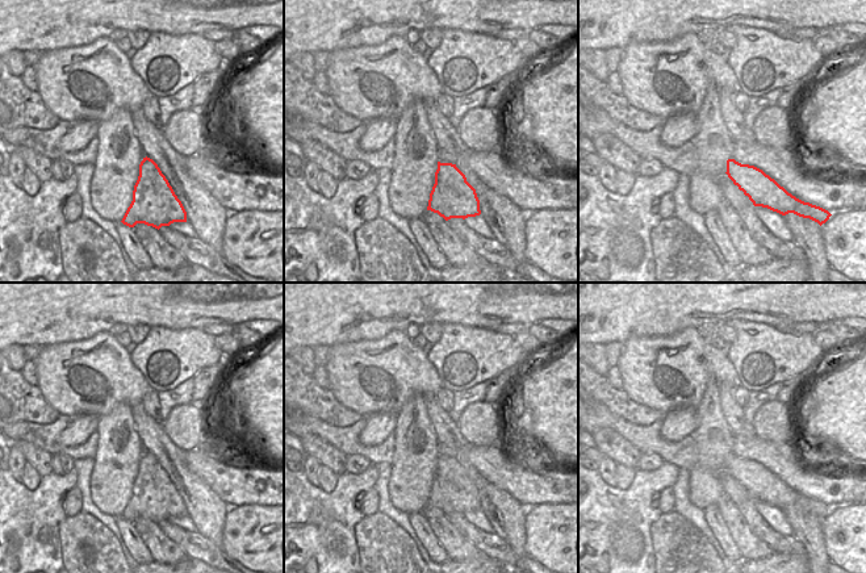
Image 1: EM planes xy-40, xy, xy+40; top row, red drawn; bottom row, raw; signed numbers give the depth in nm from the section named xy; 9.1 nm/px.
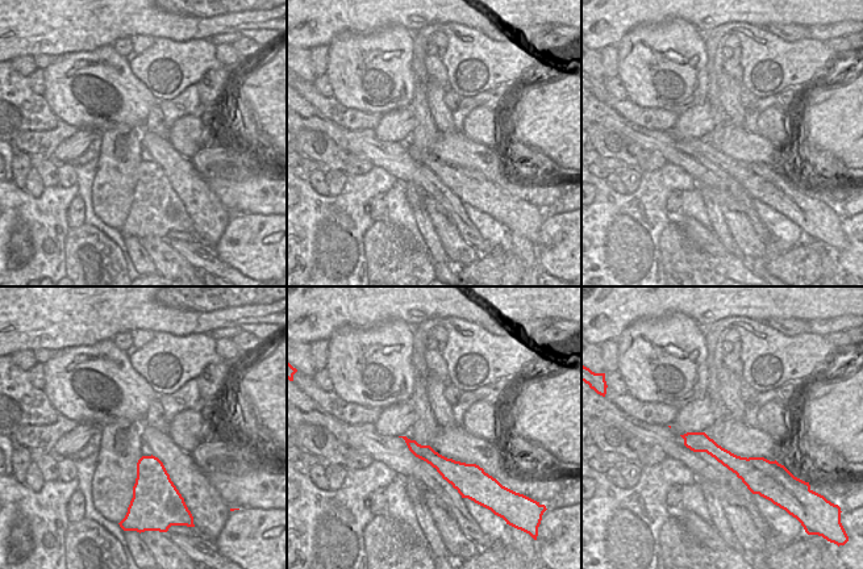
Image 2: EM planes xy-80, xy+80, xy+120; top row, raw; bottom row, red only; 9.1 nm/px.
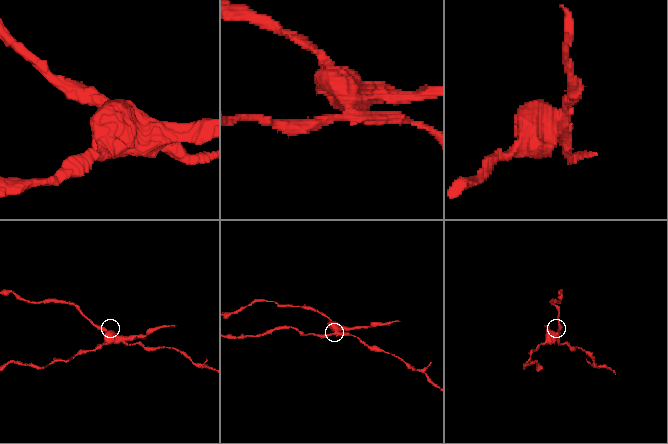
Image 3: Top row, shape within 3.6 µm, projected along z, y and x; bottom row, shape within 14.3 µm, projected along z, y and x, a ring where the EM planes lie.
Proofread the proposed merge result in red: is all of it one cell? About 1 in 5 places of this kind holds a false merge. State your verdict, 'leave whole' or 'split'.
split

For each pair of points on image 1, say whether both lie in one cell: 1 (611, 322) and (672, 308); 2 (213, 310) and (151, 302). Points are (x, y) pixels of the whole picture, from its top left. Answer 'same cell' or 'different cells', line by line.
1: same cell
2: same cell

